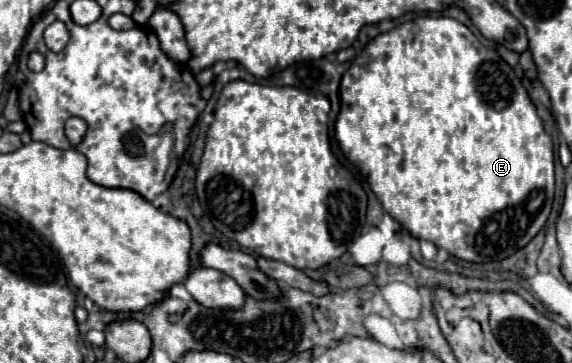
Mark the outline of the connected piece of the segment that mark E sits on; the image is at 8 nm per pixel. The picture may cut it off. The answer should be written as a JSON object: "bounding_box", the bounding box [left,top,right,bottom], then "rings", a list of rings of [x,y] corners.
{"bounding_box":[335,17,555,263],"rings":[[[417,17],[403,25],[397,25],[389,33],[381,33],[367,43],[367,47],[351,61],[339,87],[341,111],[335,121],[335,139],[343,155],[359,169],[367,179],[371,191],[381,203],[383,211],[389,213],[397,223],[401,223],[415,239],[425,239],[445,249],[449,255],[471,261],[471,263],[491,263],[503,261],[515,251],[523,249],[545,225],[555,193],[555,157],[553,139],[545,133],[543,121],[539,119],[535,105],[531,103],[521,79],[493,49],[487,49],[479,39],[459,21],[449,17]]]}

